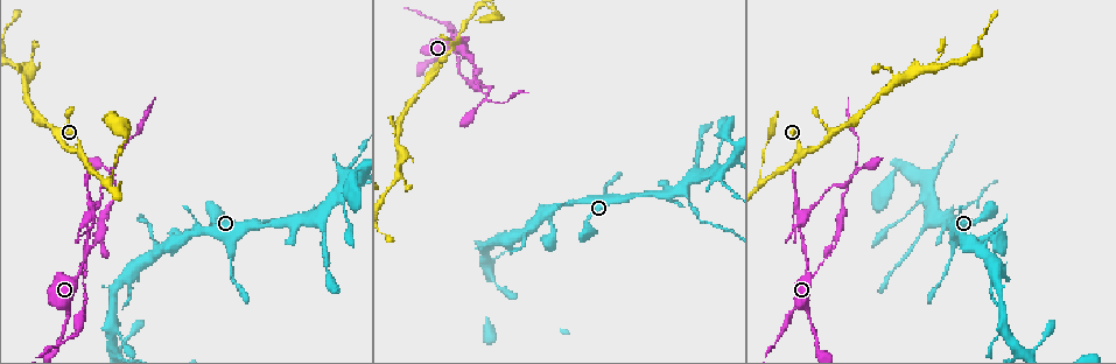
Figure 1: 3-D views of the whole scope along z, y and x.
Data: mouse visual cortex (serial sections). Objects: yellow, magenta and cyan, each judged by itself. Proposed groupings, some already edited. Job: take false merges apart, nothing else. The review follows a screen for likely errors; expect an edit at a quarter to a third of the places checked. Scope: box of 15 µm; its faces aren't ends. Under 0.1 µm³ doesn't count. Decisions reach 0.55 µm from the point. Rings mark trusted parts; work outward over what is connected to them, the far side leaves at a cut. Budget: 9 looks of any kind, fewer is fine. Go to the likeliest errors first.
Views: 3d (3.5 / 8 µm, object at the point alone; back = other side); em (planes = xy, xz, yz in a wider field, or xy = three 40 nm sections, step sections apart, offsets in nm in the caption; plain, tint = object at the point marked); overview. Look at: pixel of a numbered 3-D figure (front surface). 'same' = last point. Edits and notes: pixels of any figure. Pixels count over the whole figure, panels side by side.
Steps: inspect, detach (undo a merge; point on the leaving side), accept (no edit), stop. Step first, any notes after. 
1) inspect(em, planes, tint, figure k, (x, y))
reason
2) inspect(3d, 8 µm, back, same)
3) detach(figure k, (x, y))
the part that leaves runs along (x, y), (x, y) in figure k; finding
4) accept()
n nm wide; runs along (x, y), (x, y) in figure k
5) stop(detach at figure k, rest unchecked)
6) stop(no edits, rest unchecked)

inspect(em, xy, step 5, tint, figure 1, (315, 208))
thick turns thin

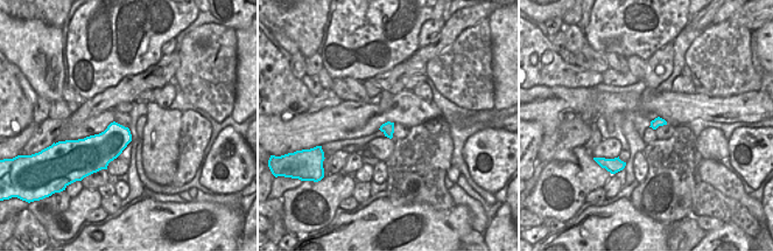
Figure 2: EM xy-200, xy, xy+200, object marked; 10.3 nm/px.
inspect(3d, 3.5 µm, same)
see where the arms go

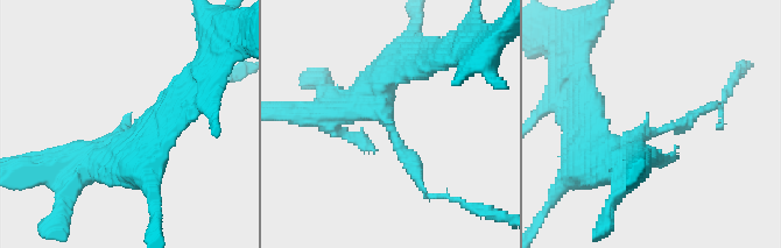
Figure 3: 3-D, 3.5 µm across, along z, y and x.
accept()
arms of 150, 300 nm; continuous, no second cell

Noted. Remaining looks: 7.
inspect(3d, 8 µm, figure 1, (451, 48))
abrupt turn

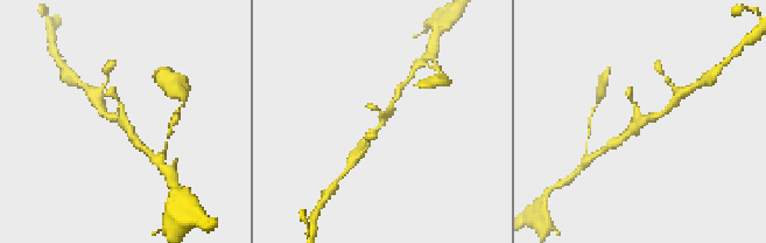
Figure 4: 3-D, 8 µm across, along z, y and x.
inspect(3d, 3.5 µm, figure 4, (119, 116))

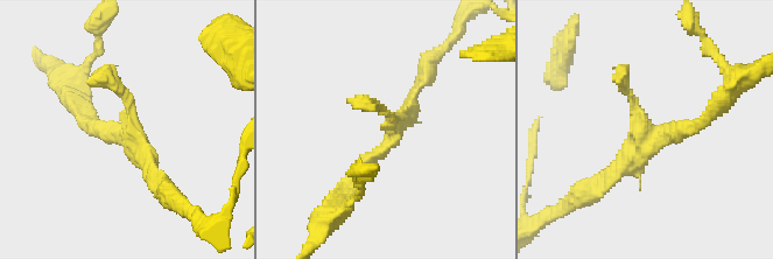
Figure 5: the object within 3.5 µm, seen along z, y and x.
accept()
runs along (619, 81), (655, 134), (712, 113) in figure 5; one cell here

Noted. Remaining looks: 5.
inspect(3d, 3.5 µm, figure 1, (764, 183))
two arms in line, one across

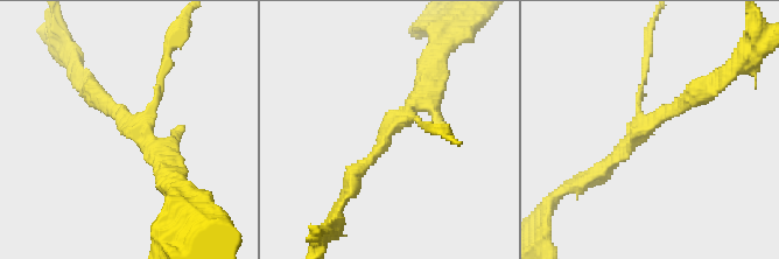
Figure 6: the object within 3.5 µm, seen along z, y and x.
inspect(em, xy, step 5, tint, figure 6, (398, 122))
3 arms; arms of 100, 200, 200 nm; shape alone is not enough

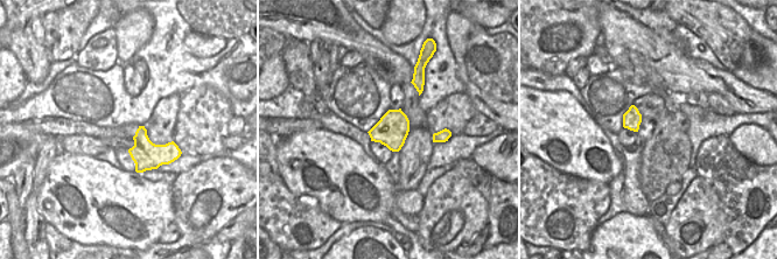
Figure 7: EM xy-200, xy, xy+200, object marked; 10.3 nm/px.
detach(figure 6, (167, 64))
the part that leaves runs along (152, 105), (177, 33) in figure 6; two cells meet here

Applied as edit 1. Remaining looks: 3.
stop(detach at figure 6, rest unchecked)

